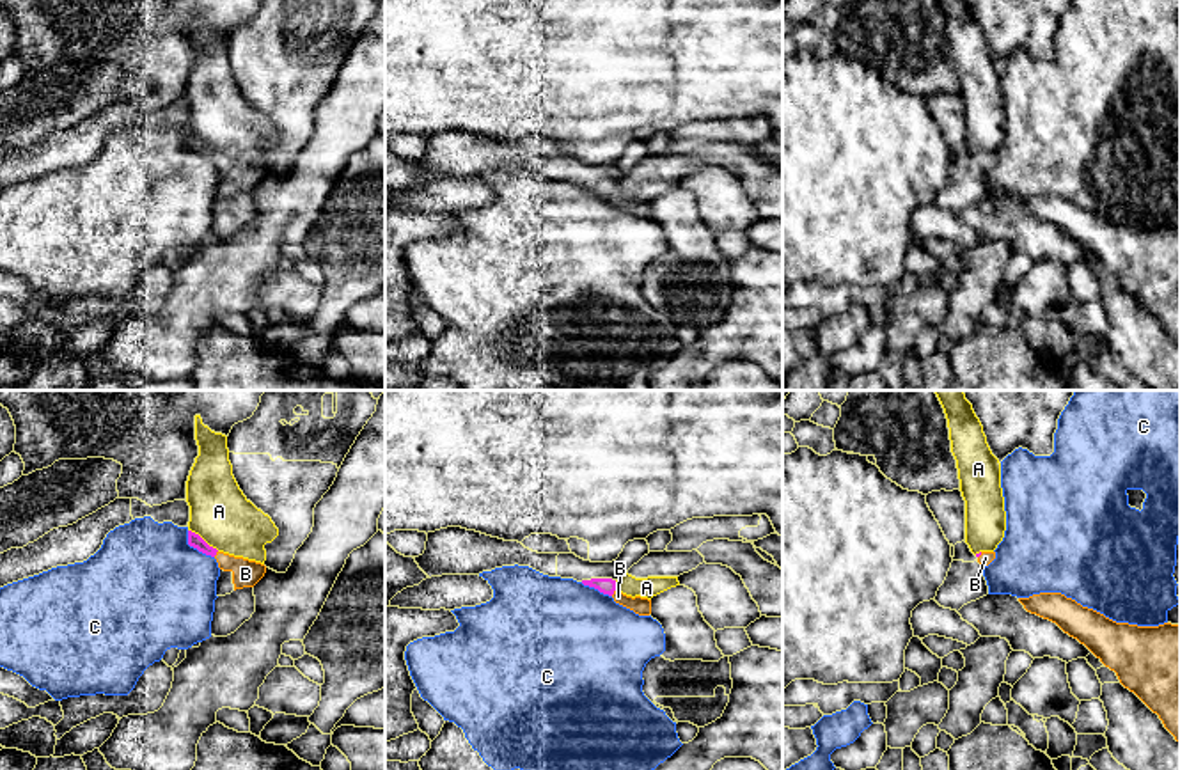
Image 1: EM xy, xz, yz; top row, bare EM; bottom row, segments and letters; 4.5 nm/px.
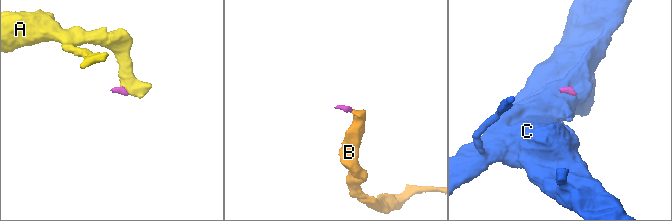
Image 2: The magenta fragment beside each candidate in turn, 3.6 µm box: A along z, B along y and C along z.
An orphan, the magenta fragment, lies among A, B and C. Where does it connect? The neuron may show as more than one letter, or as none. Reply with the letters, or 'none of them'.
B

